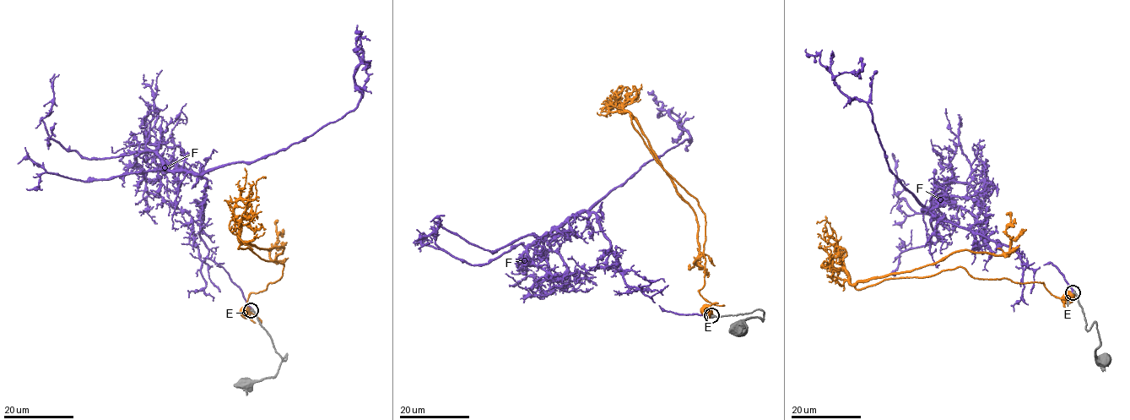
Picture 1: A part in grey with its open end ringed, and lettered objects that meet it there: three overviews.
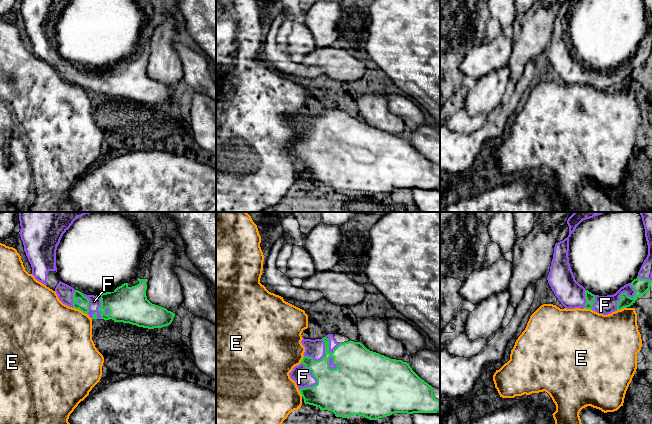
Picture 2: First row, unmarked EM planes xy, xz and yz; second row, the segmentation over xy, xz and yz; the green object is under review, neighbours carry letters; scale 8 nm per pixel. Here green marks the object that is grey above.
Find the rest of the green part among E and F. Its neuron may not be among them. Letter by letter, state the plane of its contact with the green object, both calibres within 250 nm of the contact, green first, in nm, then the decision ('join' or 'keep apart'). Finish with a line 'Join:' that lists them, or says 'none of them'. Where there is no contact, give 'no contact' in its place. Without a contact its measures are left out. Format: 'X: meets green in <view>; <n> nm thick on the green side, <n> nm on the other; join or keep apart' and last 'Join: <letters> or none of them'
E: meets green in xy; 90 nm thick on the green side, 480 nm on the other; keep apart
F: meets green in xz; 400 nm thick on the green side, 150 nm on the other; join
Join: F

